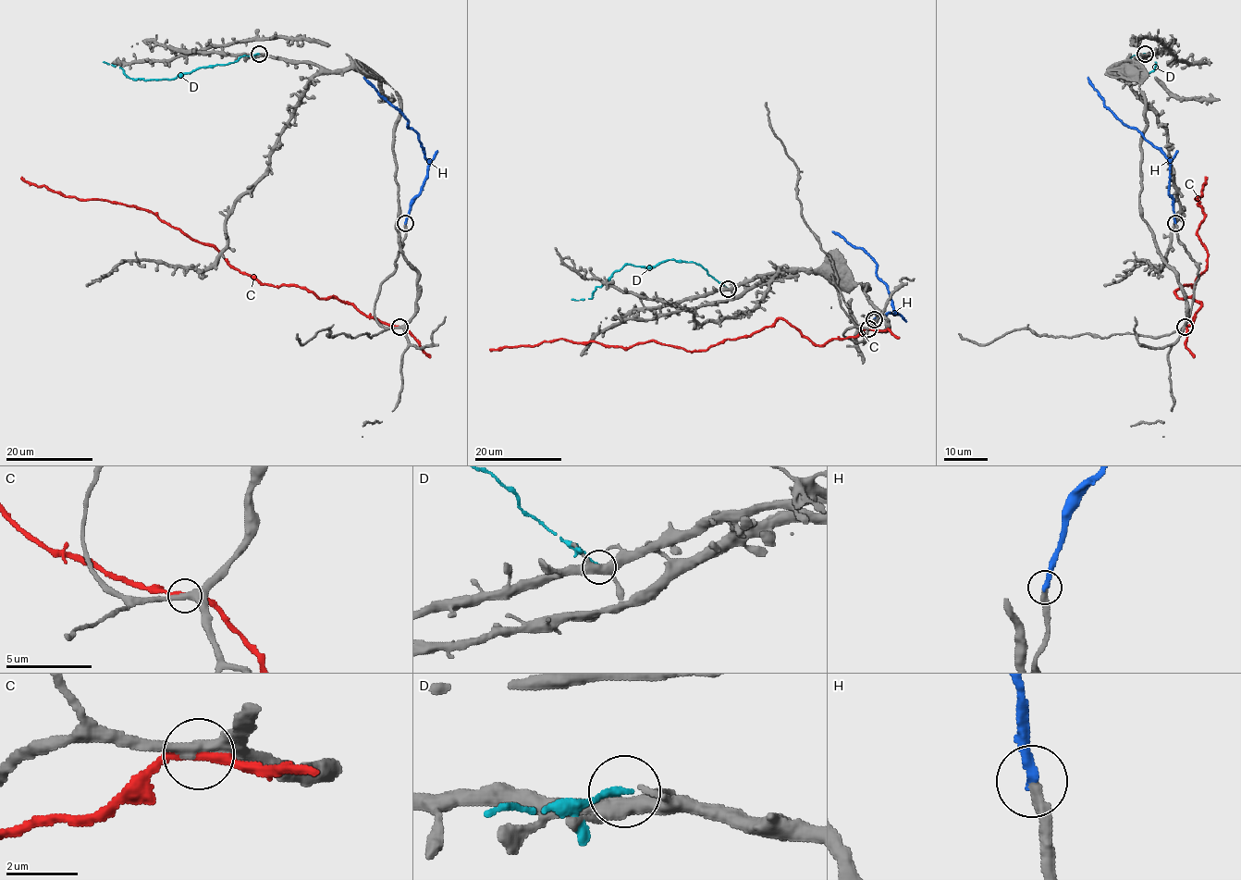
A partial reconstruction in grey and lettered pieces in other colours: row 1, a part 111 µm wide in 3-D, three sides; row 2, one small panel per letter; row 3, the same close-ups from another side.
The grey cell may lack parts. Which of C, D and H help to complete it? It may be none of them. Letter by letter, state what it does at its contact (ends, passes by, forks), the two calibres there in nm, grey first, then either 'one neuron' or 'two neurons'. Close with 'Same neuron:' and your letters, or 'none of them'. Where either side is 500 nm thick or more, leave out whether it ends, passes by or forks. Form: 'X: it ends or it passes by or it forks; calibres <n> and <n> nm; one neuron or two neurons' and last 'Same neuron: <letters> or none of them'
C: it passes by; calibres 360 and 260 nm; two neurons
D: it ends; calibres 400 and 170 nm; two neurons
H: it ends; calibres 320 and 280 nm; one neuron
Same neuron: H

